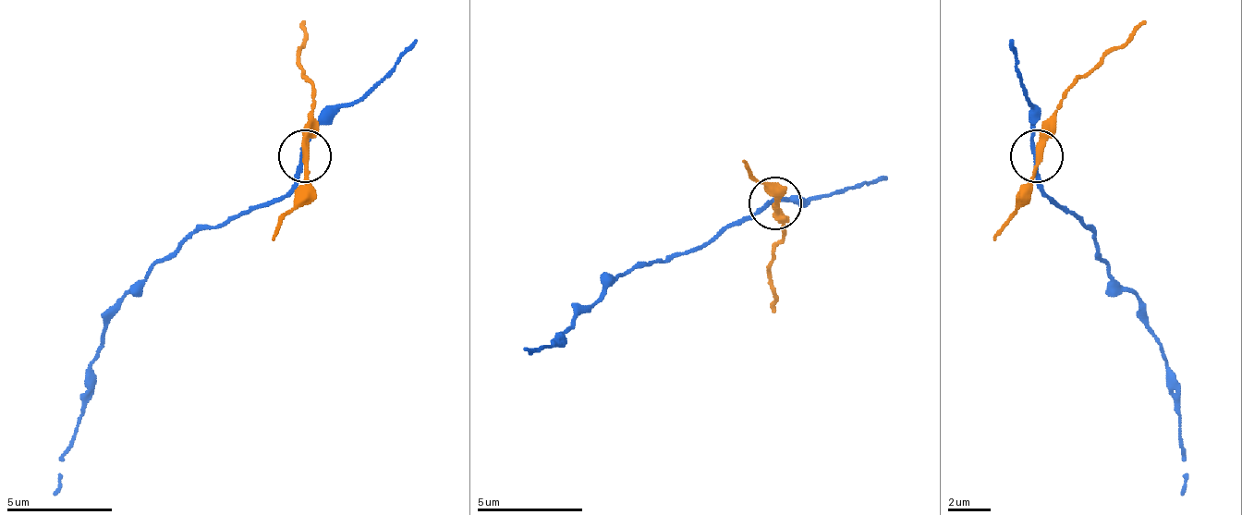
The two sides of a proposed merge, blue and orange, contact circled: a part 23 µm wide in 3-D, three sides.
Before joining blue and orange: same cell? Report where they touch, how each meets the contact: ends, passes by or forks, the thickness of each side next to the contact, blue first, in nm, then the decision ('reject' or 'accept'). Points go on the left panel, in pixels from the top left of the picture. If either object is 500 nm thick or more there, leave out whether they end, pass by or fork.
place (305, 155); blue passes by; orange passes by; calibres 170 and 260 nm; reject

